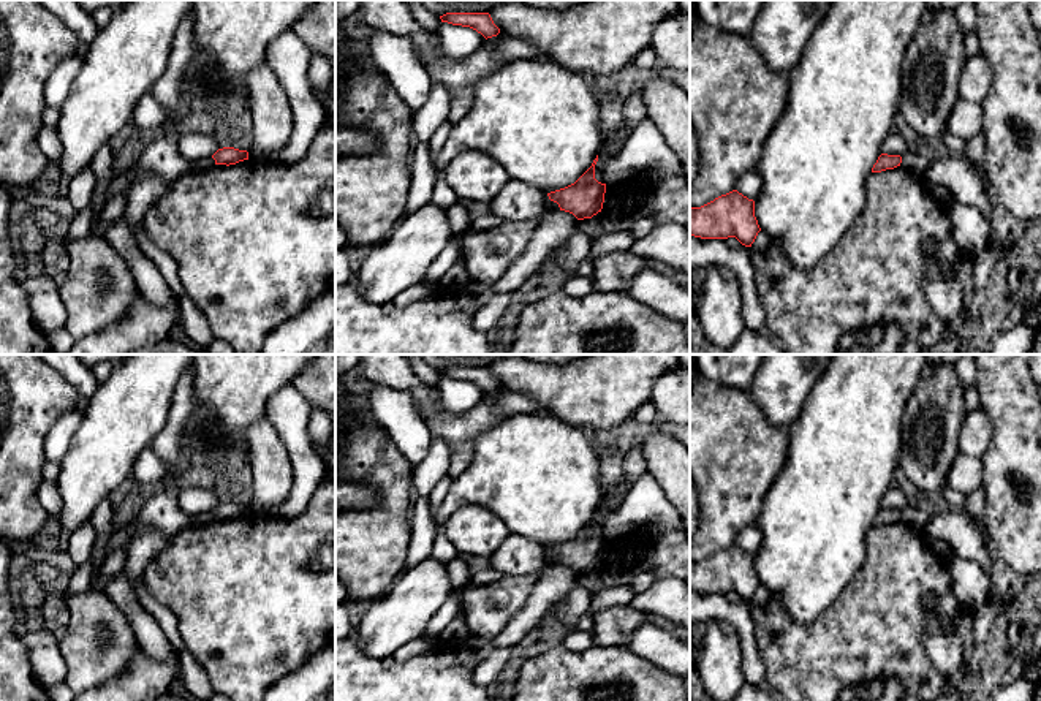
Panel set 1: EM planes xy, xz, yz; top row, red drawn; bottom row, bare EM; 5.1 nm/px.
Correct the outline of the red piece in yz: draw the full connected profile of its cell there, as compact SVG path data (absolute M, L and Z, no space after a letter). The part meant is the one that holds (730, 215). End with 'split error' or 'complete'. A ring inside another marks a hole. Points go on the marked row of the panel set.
M737 190L701 206L690 206L690 236L701 239L736 237L751 247L761 231L755 217L755 201Z; complete

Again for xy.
M223 147L218 149L212 158L215 160L215 165L236 165L239 161L248 160L248 152L247 150L239 150L234 147Z; complete

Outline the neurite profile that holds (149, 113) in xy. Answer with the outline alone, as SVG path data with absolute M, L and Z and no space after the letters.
M147 92L141 97L133 111L131 122L141 130L155 130L163 127L169 119L165 104L152 93Z

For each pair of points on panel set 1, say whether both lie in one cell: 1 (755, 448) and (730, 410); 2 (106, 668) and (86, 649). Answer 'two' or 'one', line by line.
1: one
2: one

